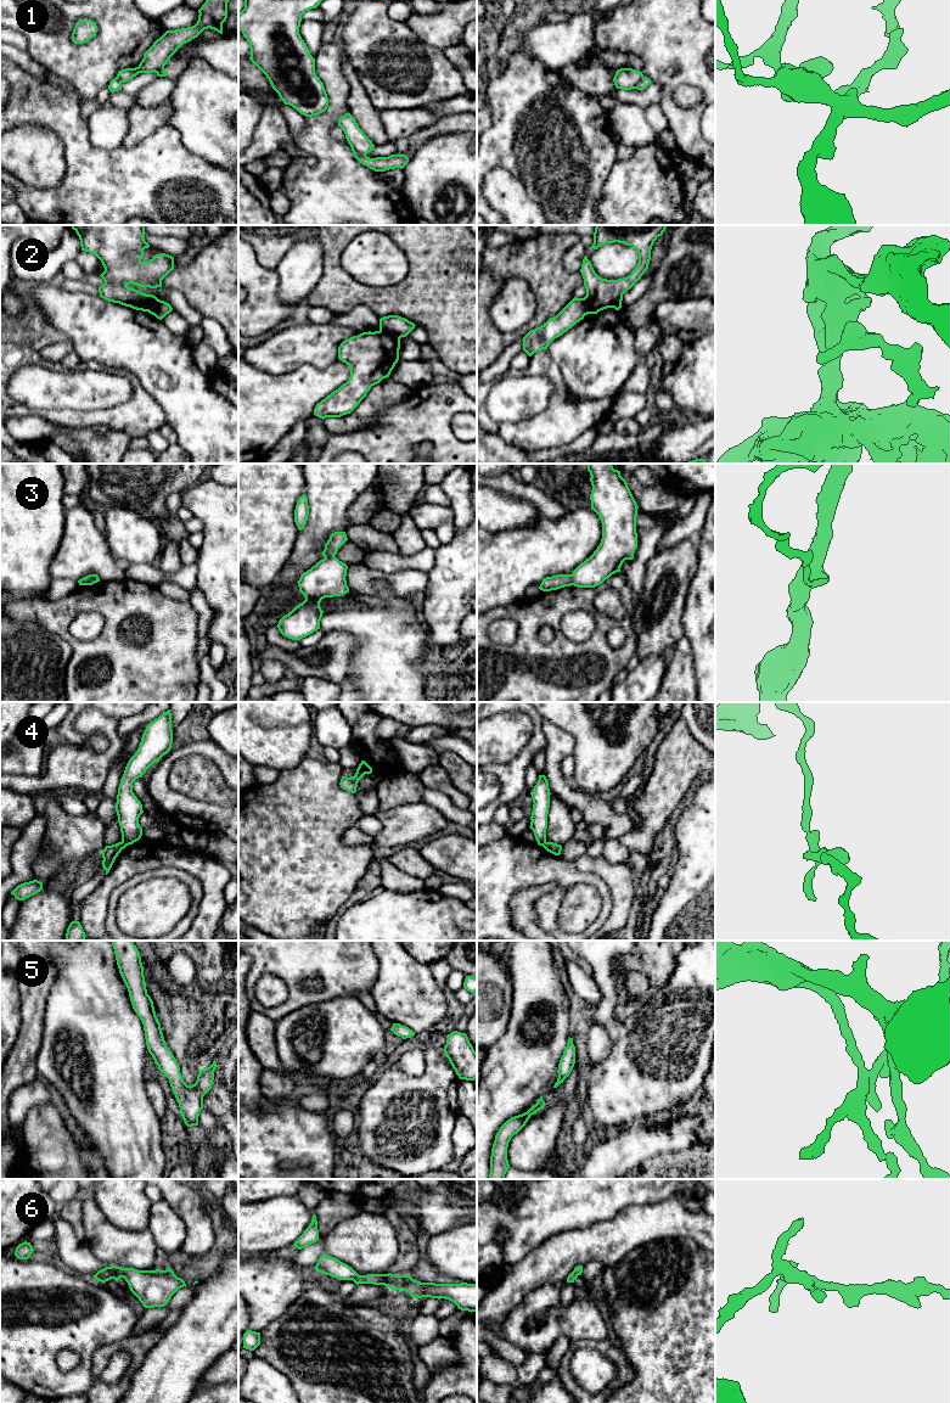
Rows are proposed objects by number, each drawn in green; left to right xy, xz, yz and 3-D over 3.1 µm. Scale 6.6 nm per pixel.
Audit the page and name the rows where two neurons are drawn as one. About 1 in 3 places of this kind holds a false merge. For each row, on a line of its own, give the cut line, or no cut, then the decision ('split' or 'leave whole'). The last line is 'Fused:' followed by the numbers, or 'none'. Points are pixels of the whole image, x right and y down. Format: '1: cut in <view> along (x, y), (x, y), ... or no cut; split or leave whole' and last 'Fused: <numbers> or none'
1: cut in xz along (352, 147), (365, 156); split
2: cut in xz along (380, 330), (392, 332), (399, 338); split
3: cut in yz along (569, 574), (572, 584); split
4: cut in xz along (358, 768), (365, 773); split
5: no cut; leave whole
6: cut in xy along (110, 1267), (123, 1277); split
Fused: 1, 2, 3, 4, 6

